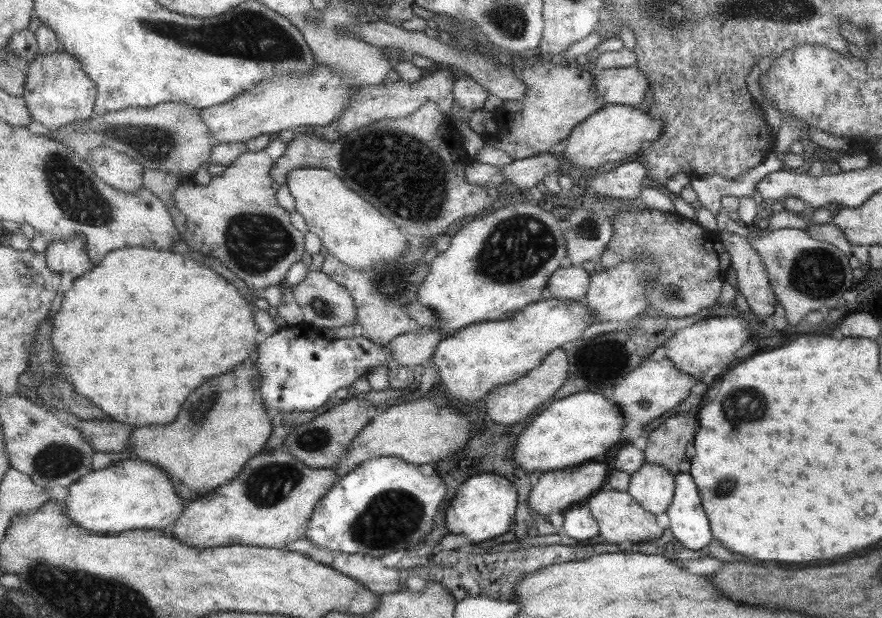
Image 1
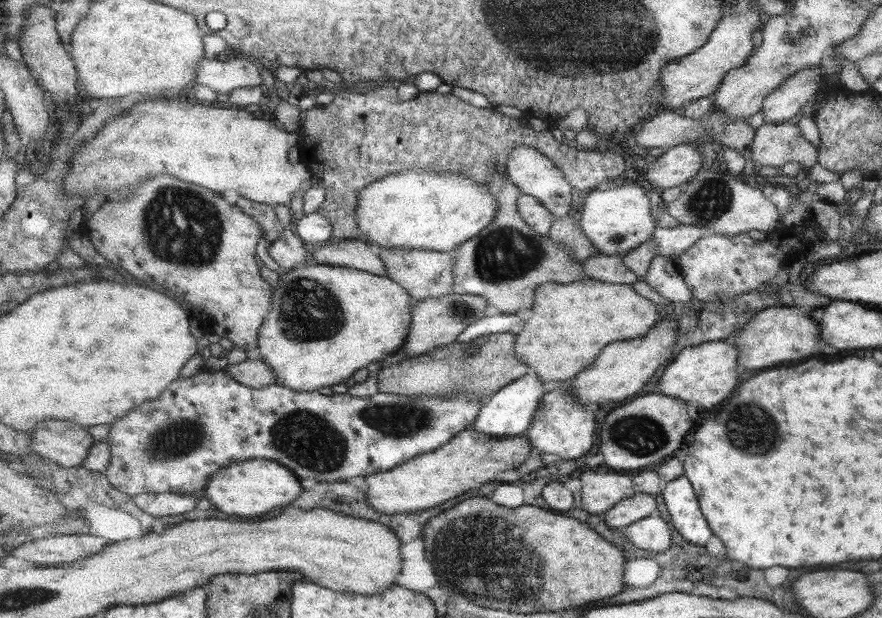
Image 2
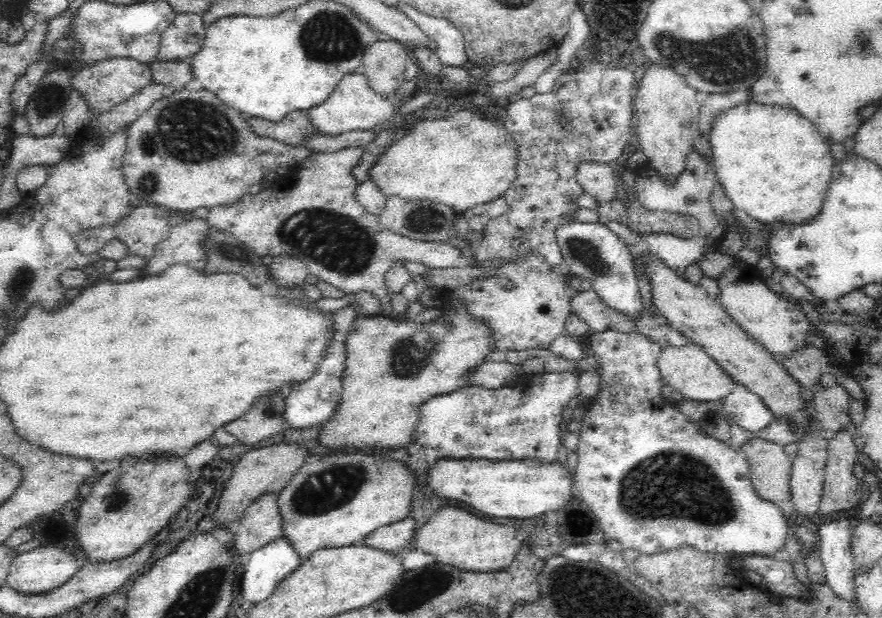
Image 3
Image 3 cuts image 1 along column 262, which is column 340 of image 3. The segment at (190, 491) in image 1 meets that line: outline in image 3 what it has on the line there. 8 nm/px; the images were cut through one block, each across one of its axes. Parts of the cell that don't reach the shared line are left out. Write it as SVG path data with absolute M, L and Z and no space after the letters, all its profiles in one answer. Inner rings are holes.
M444 308L444 314L450 314L450 324L440 320L434 324L418 322L400 322L396 318L364 318L356 316L348 340L344 342L344 370L340 376L340 402L328 422L320 426L318 442L324 448L330 448L330 454L336 452L366 452L372 454L374 448L386 452L396 448L406 448L416 442L416 424L418 414L430 398L448 394L460 386L466 386L468 374L484 362L484 356L490 354L488 330L472 326L472 320L464 318L466 314L452 314Z

